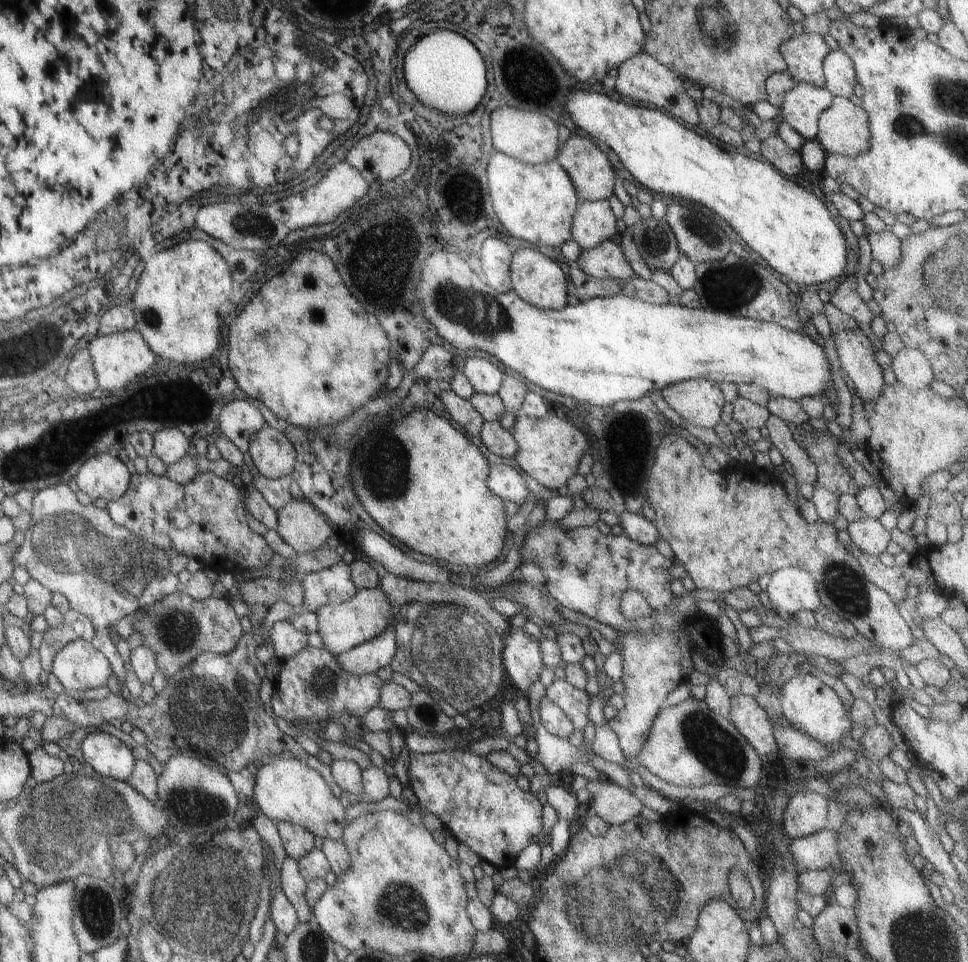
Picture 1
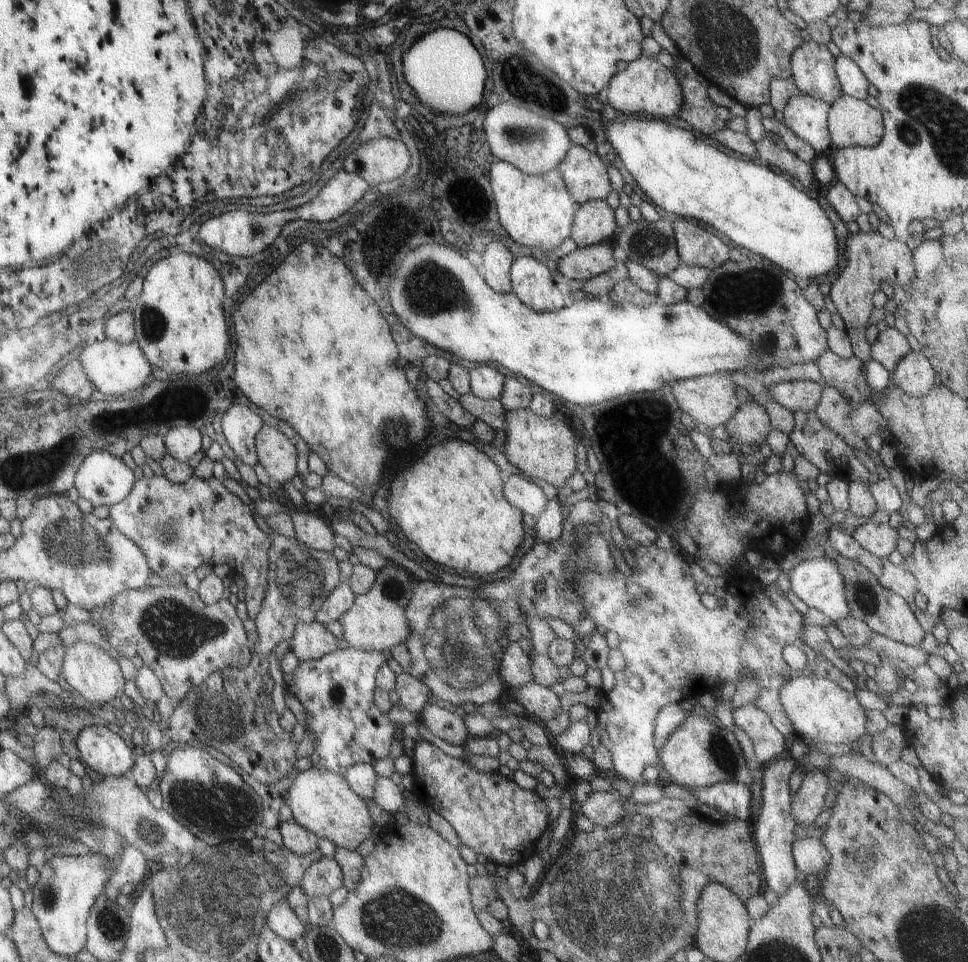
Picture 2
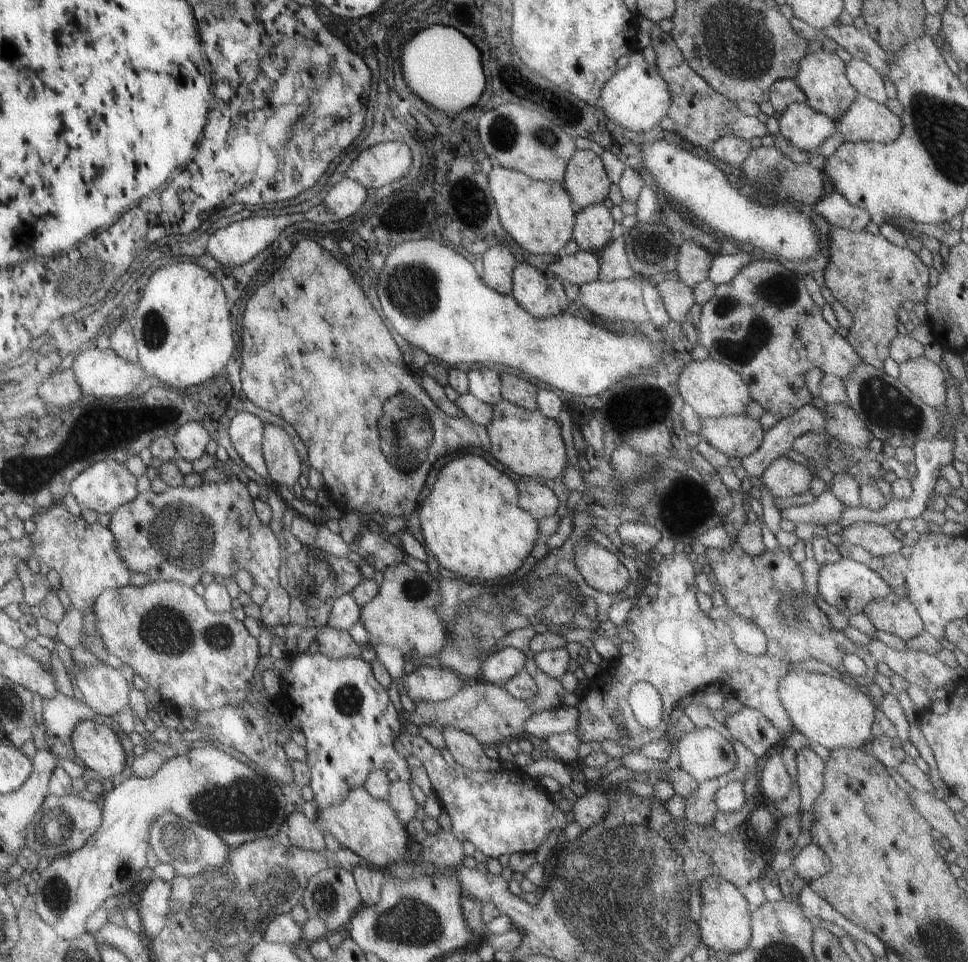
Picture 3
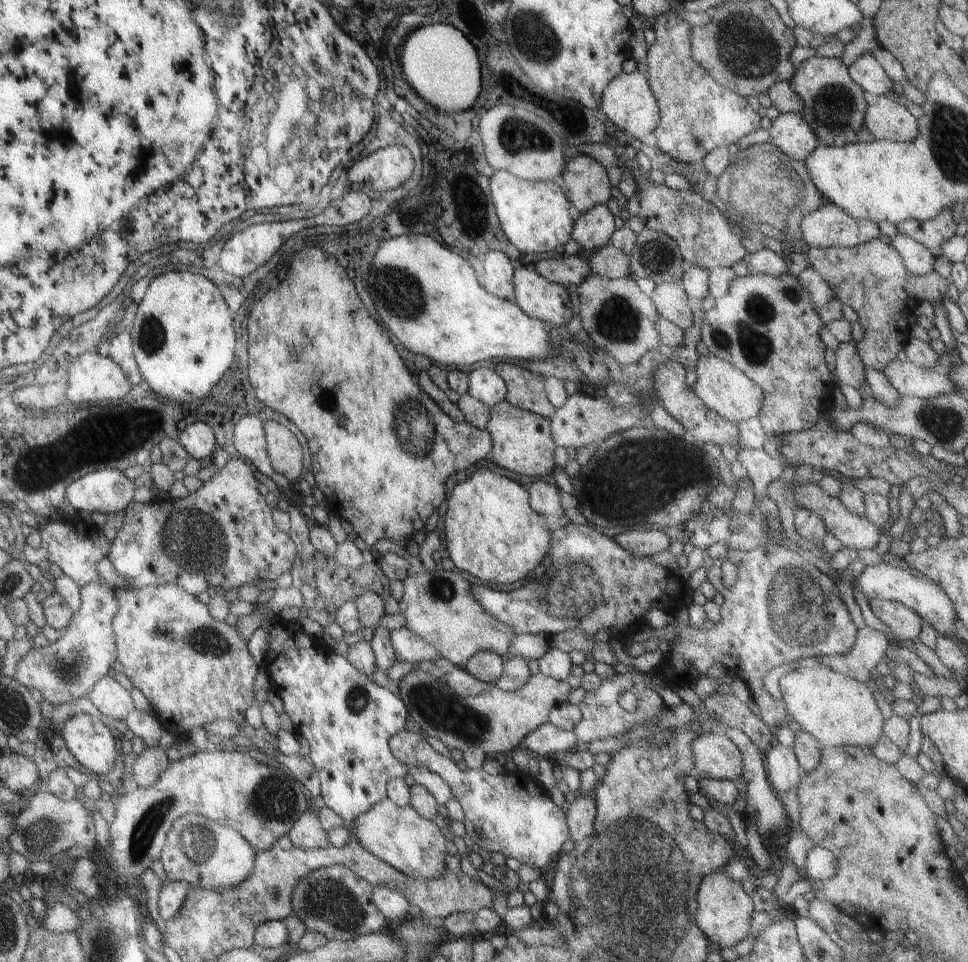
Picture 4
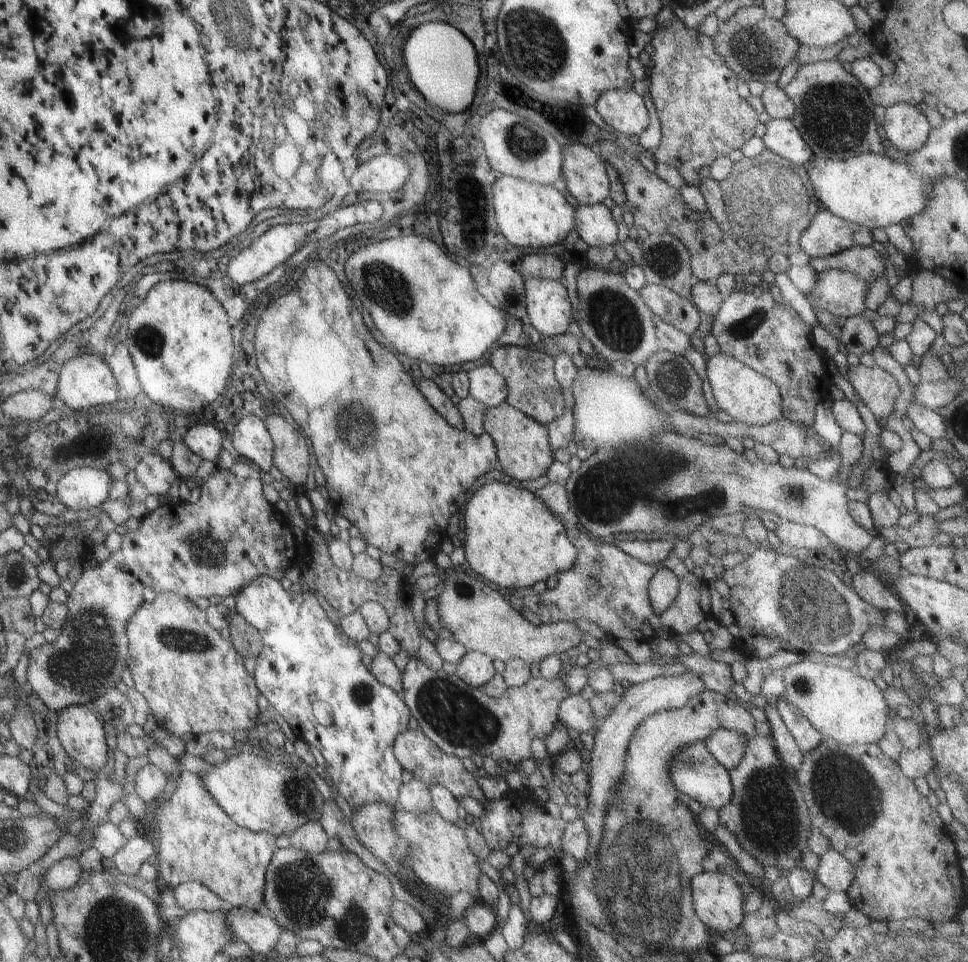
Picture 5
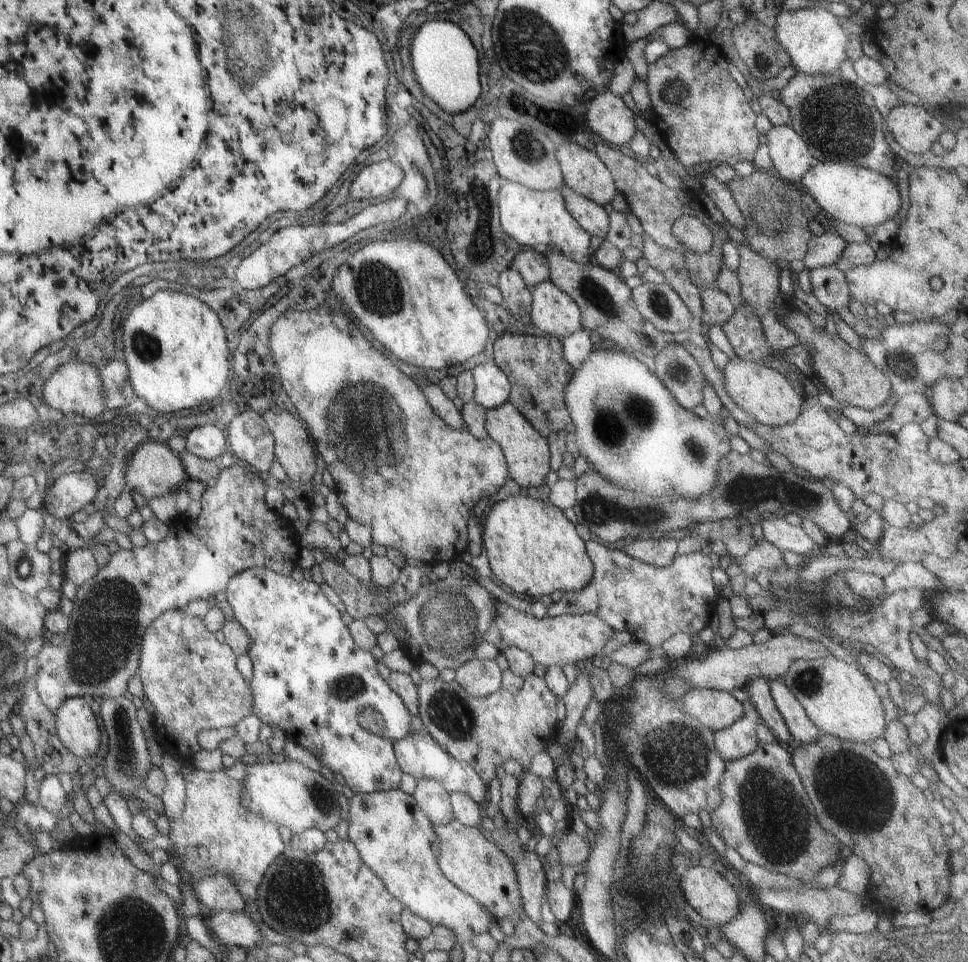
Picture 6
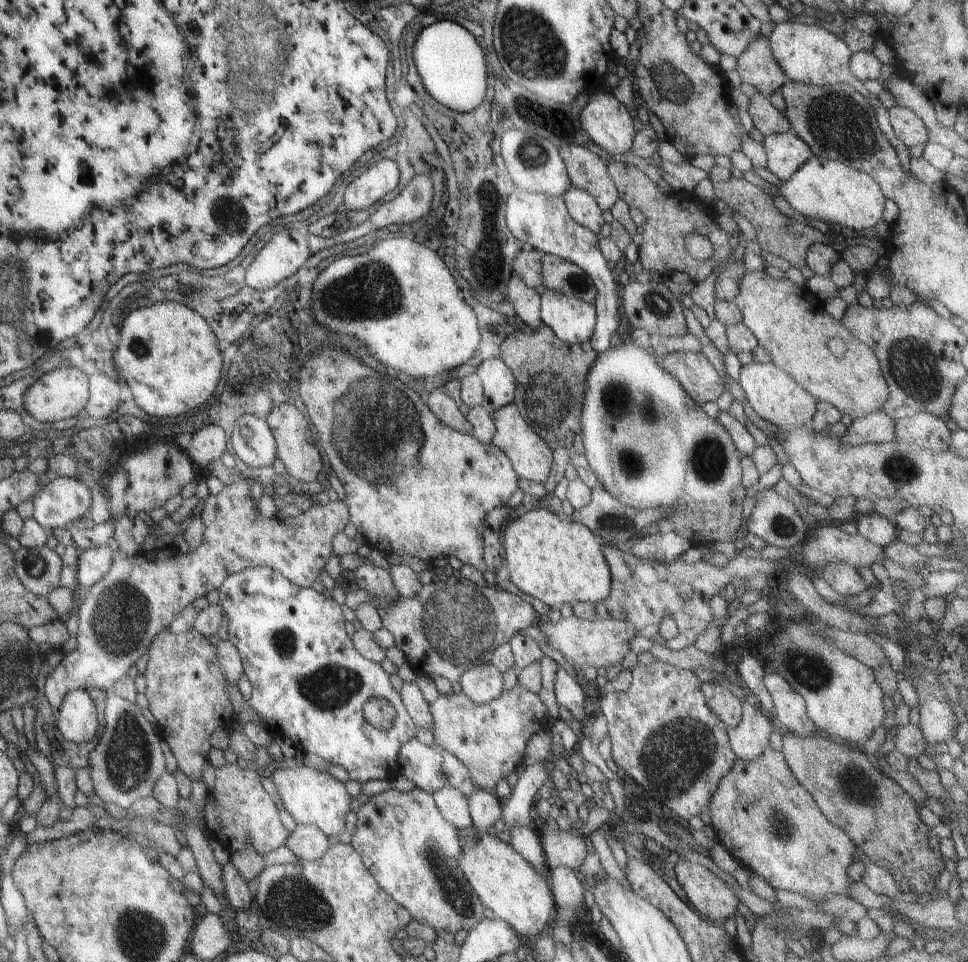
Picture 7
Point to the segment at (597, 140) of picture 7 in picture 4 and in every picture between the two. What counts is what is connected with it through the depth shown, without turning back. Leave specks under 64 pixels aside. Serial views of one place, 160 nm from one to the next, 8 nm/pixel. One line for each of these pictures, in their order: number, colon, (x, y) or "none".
4: (627, 102)
5: (622, 110)
6: (606, 115)

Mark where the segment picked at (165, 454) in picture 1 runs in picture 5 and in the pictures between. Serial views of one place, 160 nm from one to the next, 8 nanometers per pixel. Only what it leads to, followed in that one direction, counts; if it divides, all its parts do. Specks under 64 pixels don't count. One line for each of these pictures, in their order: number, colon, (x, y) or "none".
2: (180, 443)
3: (189, 441)
4: (197, 439)
5: (205, 441)

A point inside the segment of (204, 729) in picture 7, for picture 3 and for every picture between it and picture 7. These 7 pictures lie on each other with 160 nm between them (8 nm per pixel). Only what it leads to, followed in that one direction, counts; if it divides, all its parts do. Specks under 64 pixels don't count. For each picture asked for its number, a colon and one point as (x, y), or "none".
3: (190, 656)
4: (193, 669)
5: (193, 681)
6: (191, 681)

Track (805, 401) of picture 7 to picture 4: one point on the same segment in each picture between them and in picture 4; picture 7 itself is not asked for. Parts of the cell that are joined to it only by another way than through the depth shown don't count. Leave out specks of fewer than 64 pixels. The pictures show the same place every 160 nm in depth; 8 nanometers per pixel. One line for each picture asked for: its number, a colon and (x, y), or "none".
4: (722, 388)
5: (748, 397)
6: (762, 393)

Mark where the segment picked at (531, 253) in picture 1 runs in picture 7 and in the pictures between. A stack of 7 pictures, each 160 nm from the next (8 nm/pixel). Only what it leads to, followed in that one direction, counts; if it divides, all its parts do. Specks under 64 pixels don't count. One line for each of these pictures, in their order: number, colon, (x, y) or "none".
2: (531, 283)
3: (540, 294)
4: (538, 298)
5: (548, 311)
6: (552, 312)
7: (571, 320)

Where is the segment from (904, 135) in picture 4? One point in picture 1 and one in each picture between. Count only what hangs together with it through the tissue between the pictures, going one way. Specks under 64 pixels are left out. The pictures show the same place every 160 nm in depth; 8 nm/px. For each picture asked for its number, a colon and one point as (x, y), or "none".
1: (842, 127)
2: (850, 122)
3: (866, 120)

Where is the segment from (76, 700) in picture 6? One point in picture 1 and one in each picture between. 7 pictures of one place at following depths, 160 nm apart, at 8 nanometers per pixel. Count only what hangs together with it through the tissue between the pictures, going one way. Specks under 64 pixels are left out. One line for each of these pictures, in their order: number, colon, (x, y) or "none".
1: (105, 755)
2: (102, 751)
3: (98, 748)
4: (88, 740)
5: (80, 734)

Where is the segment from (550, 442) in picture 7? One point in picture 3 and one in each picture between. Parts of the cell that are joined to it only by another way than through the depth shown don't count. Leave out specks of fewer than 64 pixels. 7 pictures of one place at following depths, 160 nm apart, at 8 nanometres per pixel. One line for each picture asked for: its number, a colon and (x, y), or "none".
3: (517, 391)
4: (525, 391)
5: (532, 388)
6: (537, 374)

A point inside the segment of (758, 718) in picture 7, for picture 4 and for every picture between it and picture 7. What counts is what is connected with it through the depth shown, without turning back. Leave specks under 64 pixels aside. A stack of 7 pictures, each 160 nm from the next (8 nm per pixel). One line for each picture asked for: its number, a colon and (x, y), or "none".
4: (713, 756)
5: (726, 746)
6: (739, 739)

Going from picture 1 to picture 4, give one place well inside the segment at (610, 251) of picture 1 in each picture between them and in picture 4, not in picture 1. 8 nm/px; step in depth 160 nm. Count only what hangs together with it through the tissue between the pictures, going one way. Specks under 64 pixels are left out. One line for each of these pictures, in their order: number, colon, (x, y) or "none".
2: (583, 263)
3: (579, 268)
4: (567, 269)

